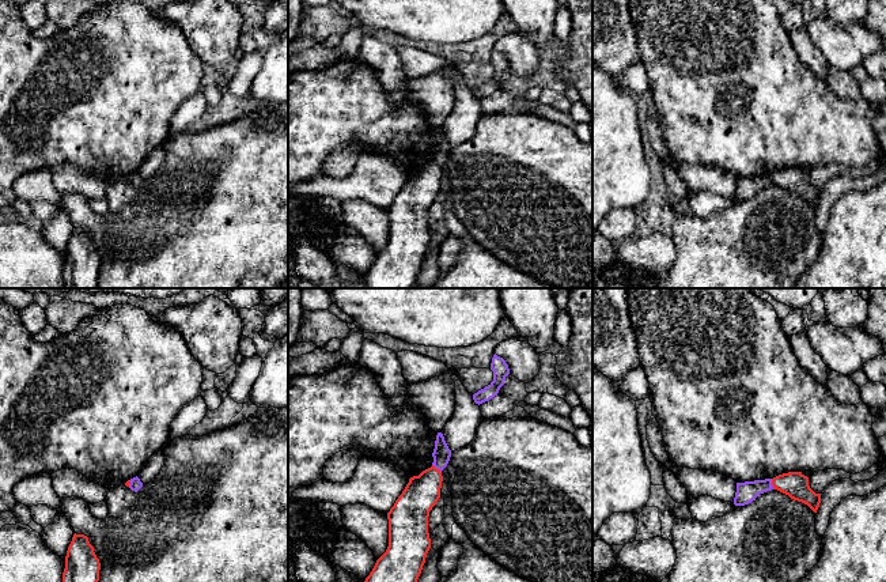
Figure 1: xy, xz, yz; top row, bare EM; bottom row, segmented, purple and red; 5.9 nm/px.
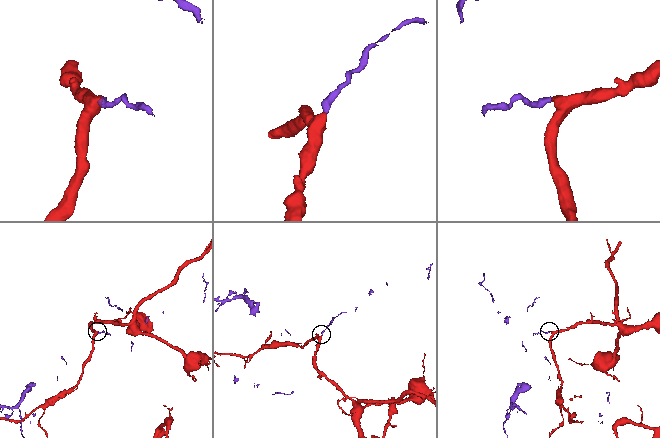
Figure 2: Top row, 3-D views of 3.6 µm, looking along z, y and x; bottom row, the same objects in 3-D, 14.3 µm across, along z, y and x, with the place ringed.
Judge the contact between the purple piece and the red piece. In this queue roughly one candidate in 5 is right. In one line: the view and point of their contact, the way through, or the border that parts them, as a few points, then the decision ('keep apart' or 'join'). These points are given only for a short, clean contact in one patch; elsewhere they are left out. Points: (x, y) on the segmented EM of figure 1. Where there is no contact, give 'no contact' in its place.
meets purple in yz at (771, 484); border along yz (771, 479), (773, 488); keep apart

